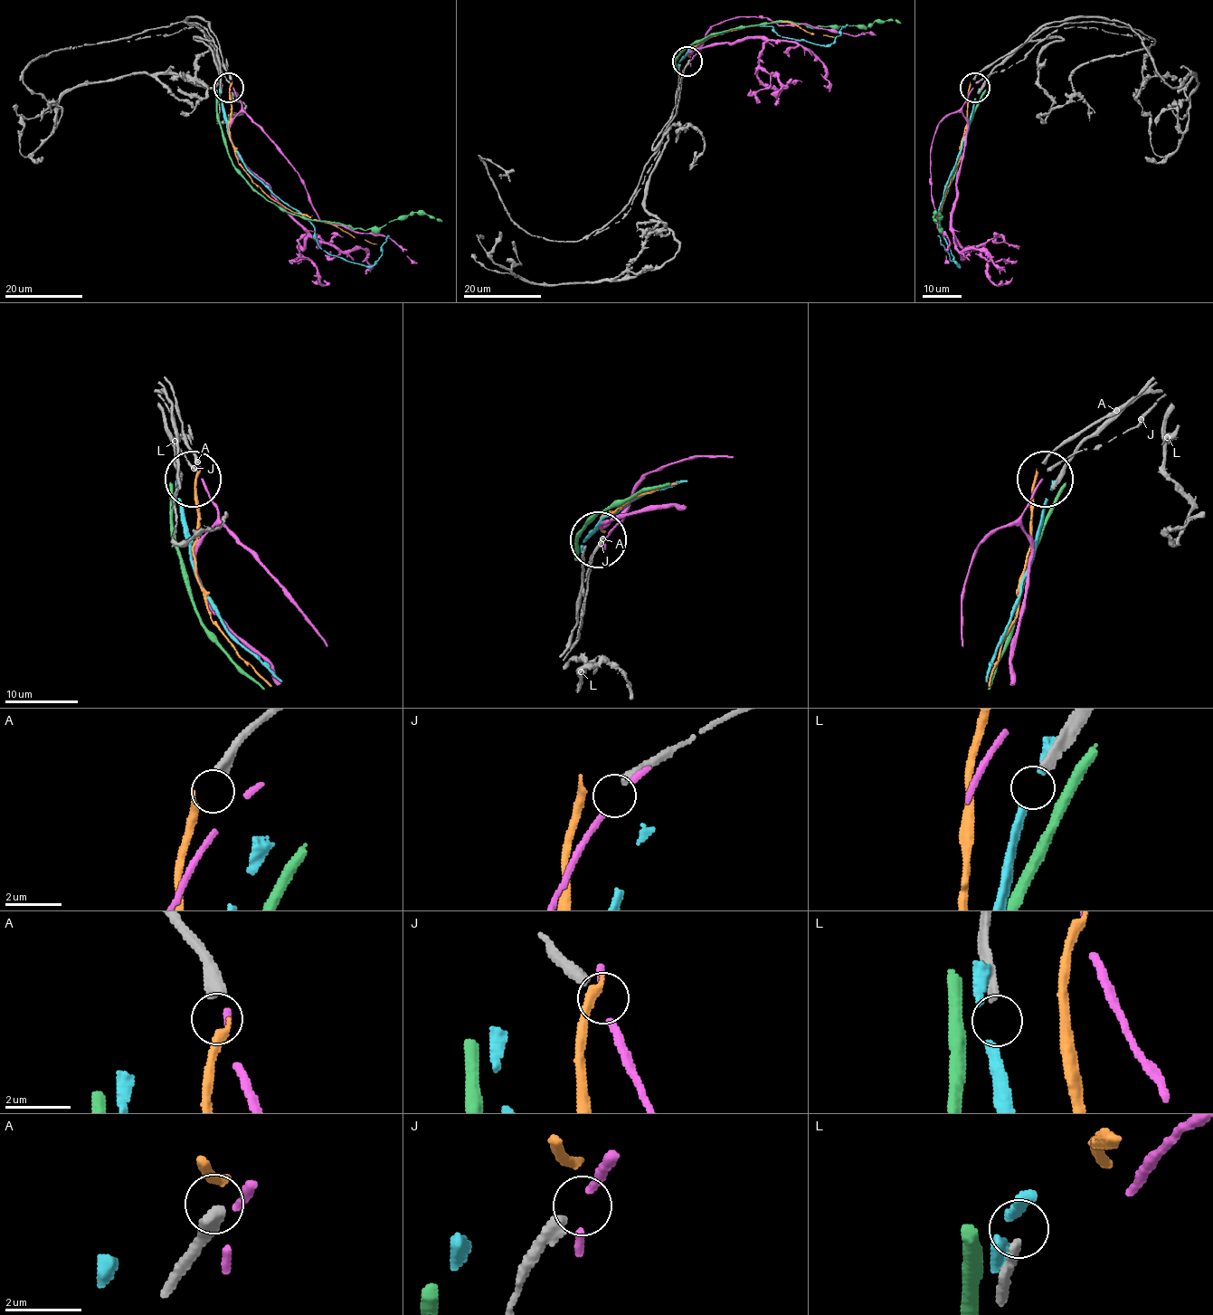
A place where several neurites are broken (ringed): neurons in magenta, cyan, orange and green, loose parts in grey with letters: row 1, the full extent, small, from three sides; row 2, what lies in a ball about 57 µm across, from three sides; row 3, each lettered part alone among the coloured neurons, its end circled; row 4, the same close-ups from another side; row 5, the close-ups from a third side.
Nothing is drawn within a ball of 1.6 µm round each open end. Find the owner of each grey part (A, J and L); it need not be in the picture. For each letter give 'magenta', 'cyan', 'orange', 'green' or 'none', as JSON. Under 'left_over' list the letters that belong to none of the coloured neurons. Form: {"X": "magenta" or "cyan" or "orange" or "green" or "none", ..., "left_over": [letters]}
{"A": "none", "J": "none", "L": "none", "left_over": ["A", "J", "L"]}

